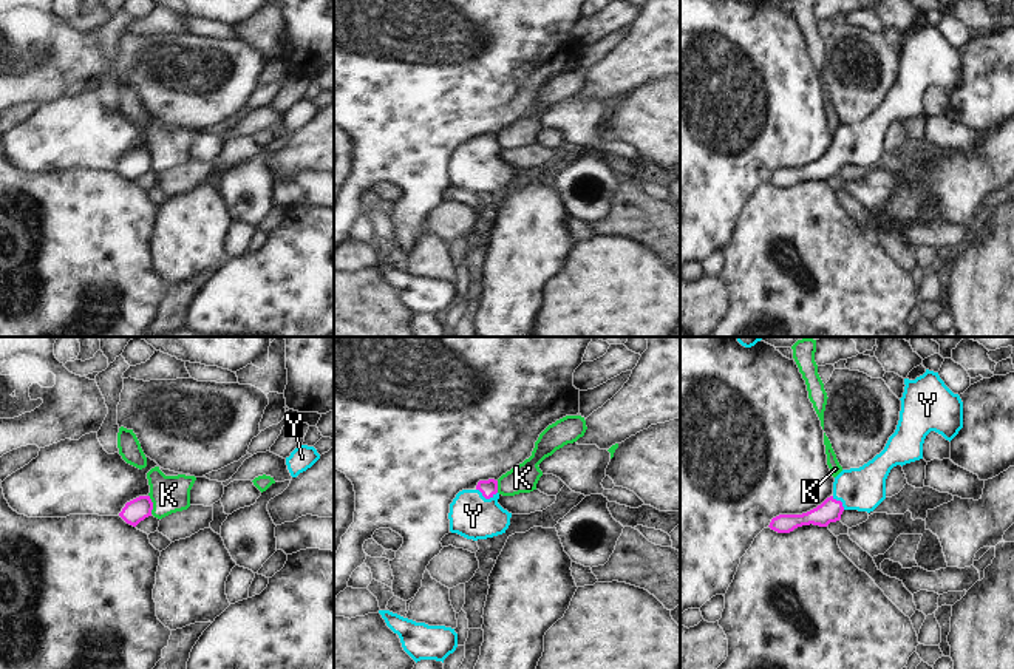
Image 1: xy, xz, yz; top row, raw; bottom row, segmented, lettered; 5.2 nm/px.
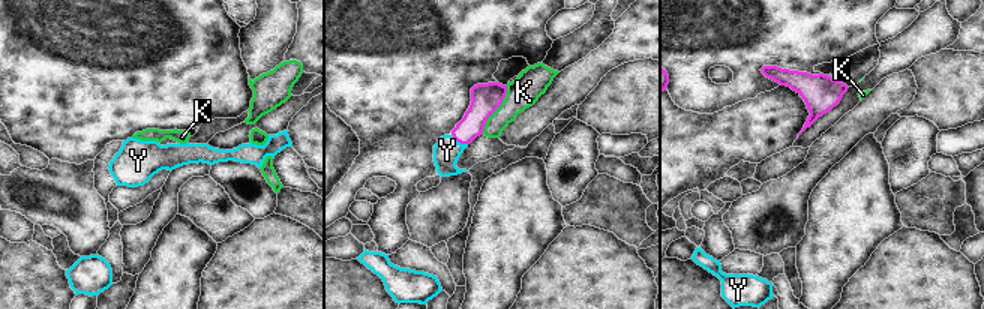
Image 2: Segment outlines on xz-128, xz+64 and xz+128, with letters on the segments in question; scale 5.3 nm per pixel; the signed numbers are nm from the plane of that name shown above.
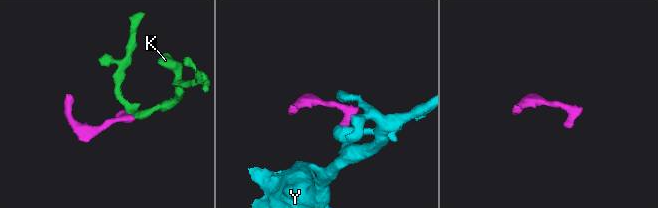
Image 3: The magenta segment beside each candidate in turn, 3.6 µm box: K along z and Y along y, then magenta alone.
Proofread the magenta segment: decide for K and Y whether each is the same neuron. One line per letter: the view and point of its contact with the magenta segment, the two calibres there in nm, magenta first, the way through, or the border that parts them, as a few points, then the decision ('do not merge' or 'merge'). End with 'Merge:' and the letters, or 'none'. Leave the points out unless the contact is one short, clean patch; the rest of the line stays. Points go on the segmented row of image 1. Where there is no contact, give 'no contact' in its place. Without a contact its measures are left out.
K: meets magenta in xy at (152, 504); 120 nm thick on the magenta side, 190 nm on the other; border along xy (149, 495), (152, 513); do not merge
Y: meets magenta in xz at (487, 498); 80 nm thick on the magenta side, 240 nm on the other; runs through xz (489, 487), (487, 498), (473, 516); merge
Merge: Y

